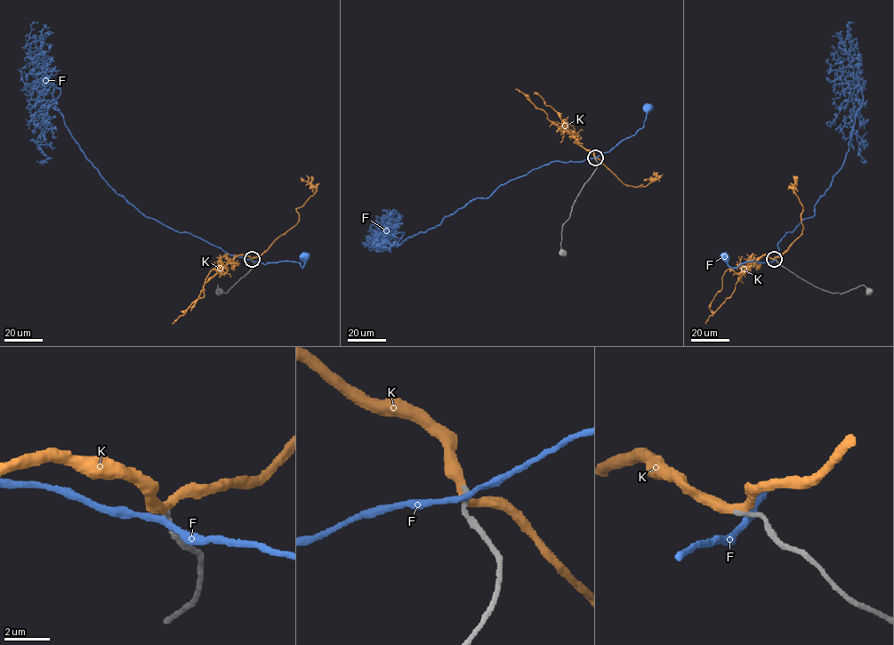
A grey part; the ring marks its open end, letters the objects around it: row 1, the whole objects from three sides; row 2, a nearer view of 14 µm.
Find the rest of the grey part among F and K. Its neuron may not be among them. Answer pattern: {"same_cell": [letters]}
{"same_cell": ["K"]}

